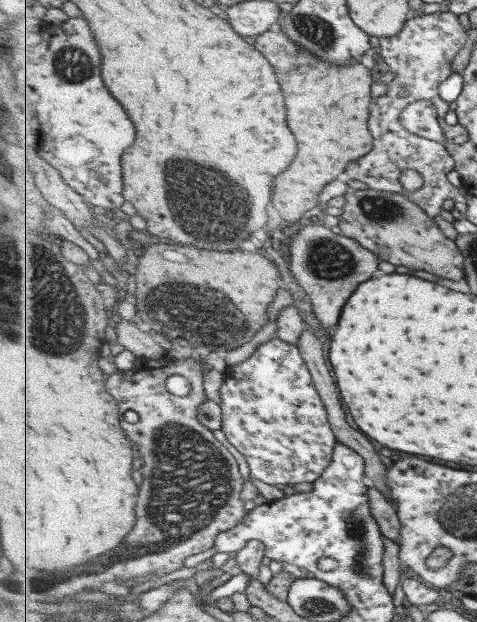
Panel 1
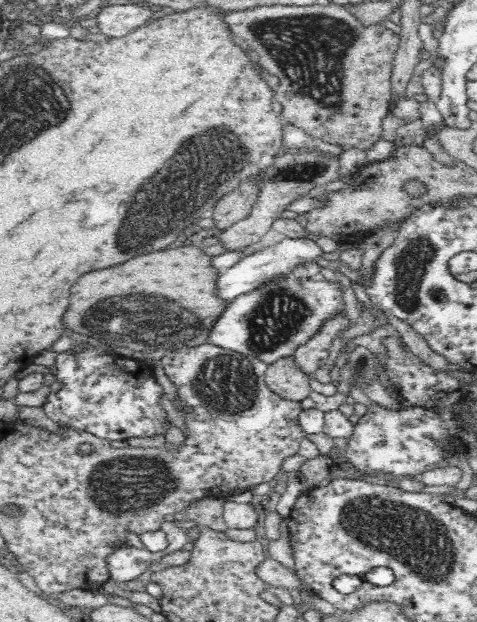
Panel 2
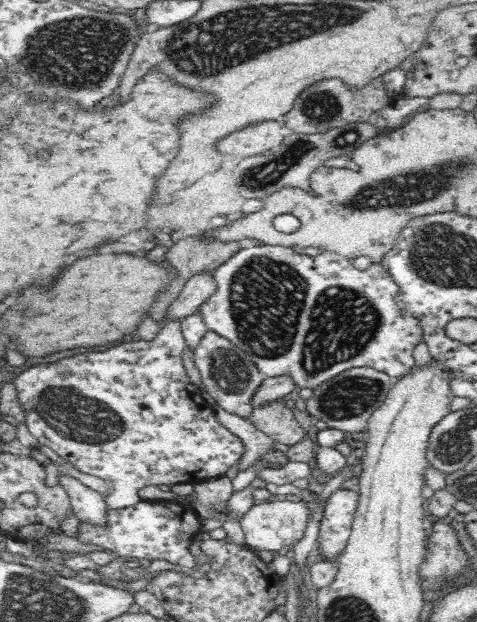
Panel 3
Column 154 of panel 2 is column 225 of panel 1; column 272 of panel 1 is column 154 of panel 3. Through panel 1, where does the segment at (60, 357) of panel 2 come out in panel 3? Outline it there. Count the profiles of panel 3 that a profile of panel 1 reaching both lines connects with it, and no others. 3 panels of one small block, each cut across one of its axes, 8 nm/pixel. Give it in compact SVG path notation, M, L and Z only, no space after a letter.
M170 319L170 322L161 326L162 330L160 330L156 338L150 341L140 340L139 342L121 343L106 351L99 352L90 349L88 352L66 356L66 358L56 360L56 362L30 366L28 370L24 370L17 378L14 378L20 403L24 407L24 415L21 418L25 420L28 430L39 444L44 444L44 446L54 450L58 456L72 463L78 471L98 476L110 484L113 490L109 495L105 495L104 501L112 510L124 510L128 506L134 506L138 501L137 492L142 486L150 486L150 484L168 484L170 486L170 484L182 483L182 480L190 480L190 483L196 483L206 477L225 475L233 465L237 464L244 452L241 440L215 419L207 397L202 394L196 385L190 382L186 369L182 365L182 352L186 344L181 329L181 319Z

